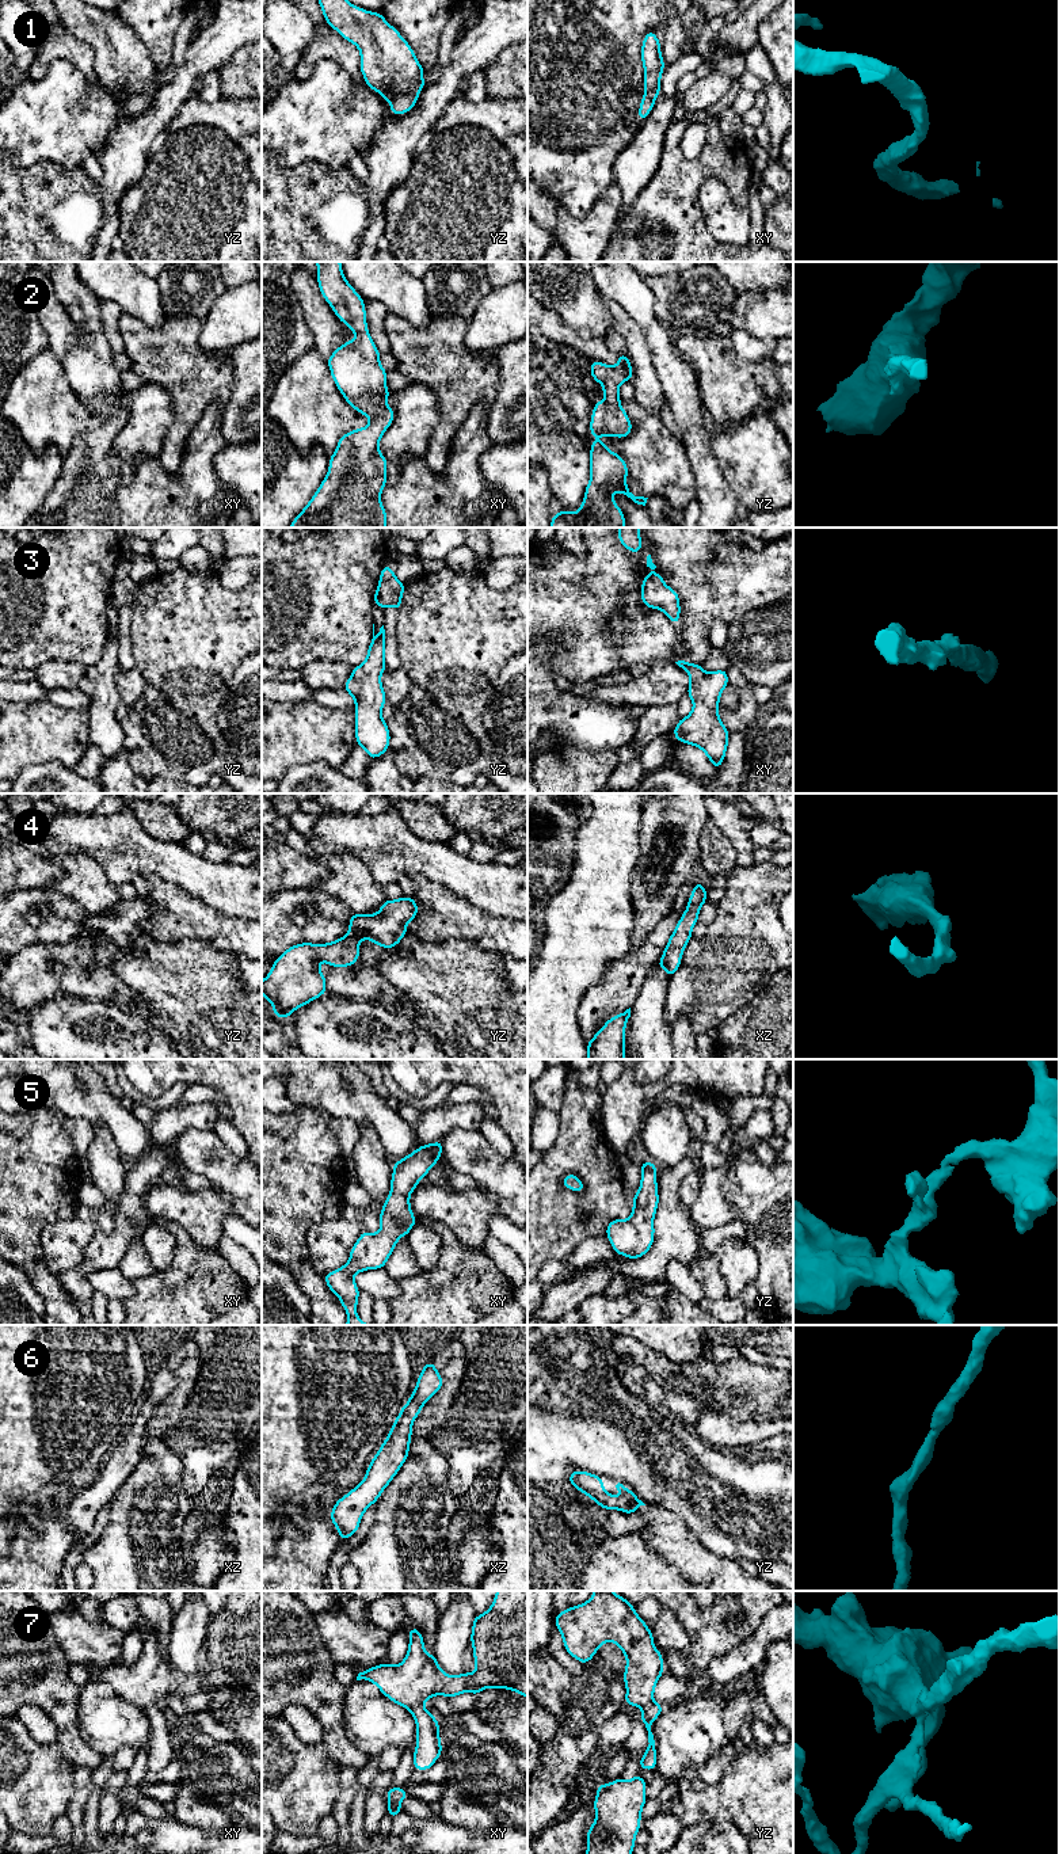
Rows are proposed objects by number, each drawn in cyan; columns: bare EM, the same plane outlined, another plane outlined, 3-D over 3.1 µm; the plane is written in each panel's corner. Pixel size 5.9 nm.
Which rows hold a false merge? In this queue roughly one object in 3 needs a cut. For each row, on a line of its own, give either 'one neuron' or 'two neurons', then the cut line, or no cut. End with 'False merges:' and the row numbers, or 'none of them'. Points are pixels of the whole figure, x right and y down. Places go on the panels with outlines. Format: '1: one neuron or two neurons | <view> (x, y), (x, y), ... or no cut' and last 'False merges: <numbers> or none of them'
1: one neuron | no cut
2: one neuron | no cut
3: one neuron | no cut
4: one neuron | no cut
5: one neuron | no cut
6: one neuron | no cut
7: two neurons | xy (422, 1702), (408, 1709)
False merges: 7

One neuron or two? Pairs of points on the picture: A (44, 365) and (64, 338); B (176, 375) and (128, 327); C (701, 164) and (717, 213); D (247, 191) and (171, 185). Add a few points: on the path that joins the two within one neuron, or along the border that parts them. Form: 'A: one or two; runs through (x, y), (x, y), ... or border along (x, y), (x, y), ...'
A: two; border along (48, 347), (60, 361)
B: one; runs through (163, 361), (137, 338)
C: two; border along (698, 186), (709, 178), (719, 179), (731, 200)
D: one; runs through (228, 191), (190, 191)

